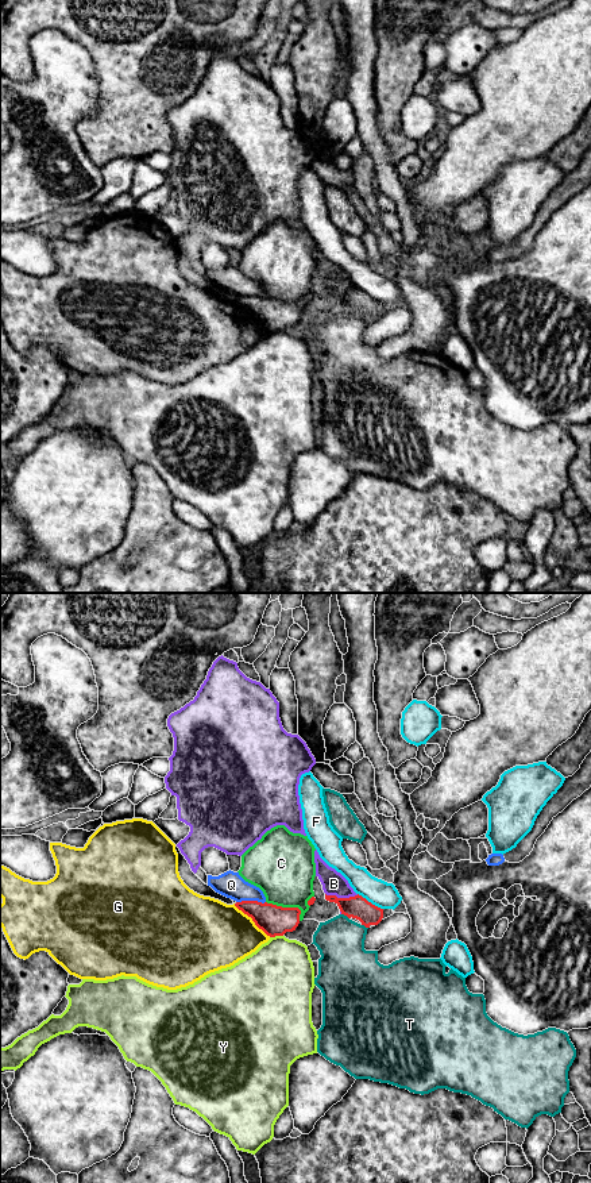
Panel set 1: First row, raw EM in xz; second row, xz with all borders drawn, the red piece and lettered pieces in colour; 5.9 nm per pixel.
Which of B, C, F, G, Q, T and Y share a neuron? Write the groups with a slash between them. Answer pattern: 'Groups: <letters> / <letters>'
Groups: B / C / F / G / Q / T / Y

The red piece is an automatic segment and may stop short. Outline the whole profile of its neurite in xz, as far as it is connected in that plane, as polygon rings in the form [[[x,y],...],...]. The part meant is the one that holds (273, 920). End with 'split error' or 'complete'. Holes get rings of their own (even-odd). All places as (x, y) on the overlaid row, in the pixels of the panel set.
[[[242,901],[235,906],[251,917],[255,925],[270,937],[293,932],[300,924],[301,910],[298,908],[282,908],[258,901]]] | complete

